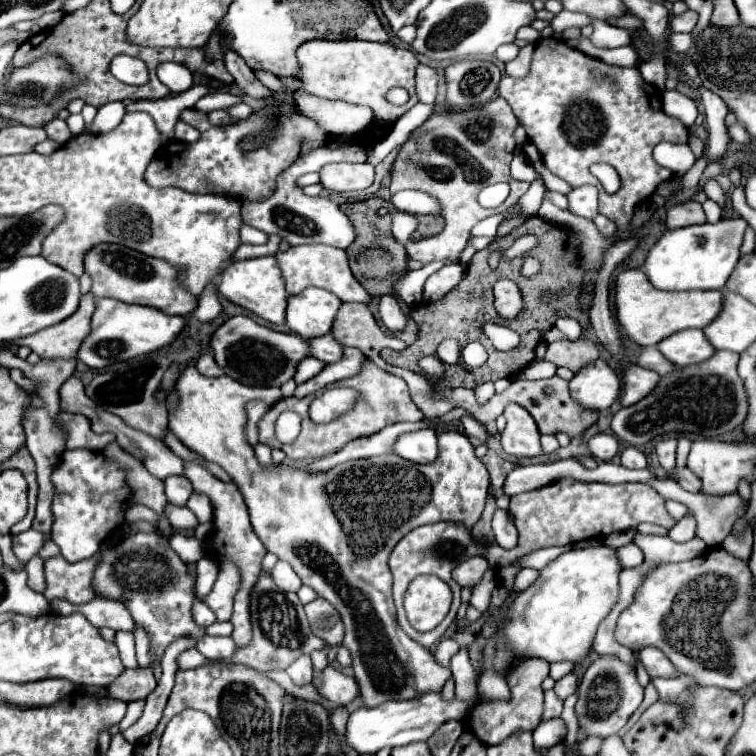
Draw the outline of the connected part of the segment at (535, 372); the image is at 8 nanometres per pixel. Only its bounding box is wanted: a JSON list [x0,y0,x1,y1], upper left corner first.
[523,361,557,379]

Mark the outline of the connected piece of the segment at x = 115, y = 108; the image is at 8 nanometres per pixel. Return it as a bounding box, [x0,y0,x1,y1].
[91,101,125,133]

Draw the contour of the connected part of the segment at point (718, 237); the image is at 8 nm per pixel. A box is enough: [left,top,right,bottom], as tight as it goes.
[643,217,747,291]

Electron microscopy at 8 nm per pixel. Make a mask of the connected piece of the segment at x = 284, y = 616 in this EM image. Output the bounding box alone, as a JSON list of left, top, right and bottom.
[177,569,325,671]

